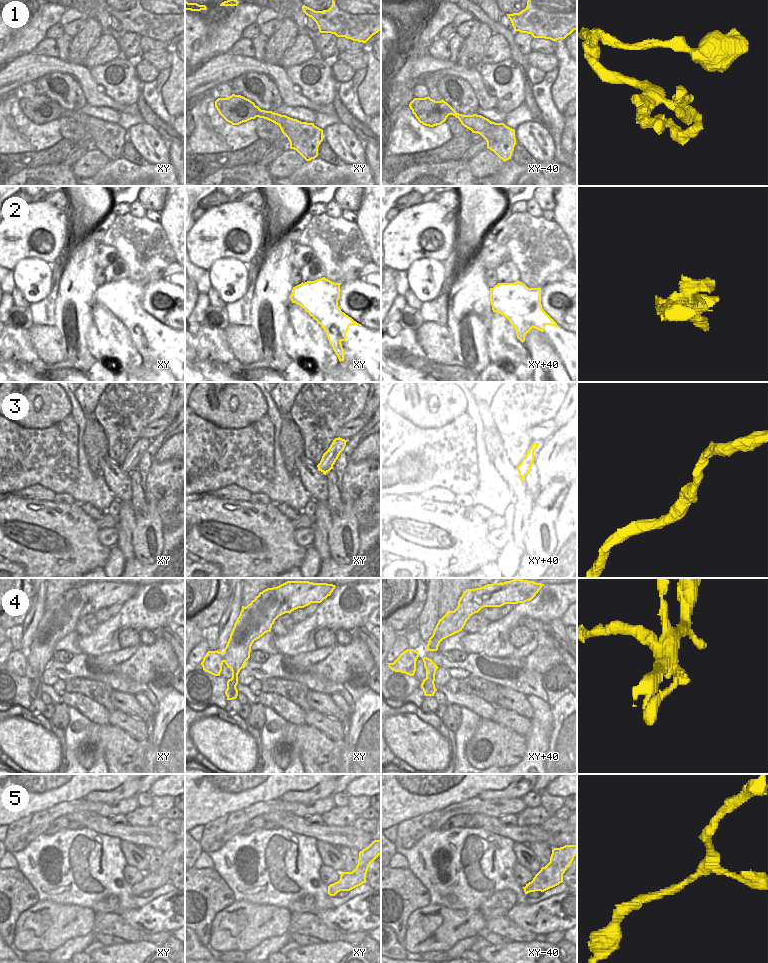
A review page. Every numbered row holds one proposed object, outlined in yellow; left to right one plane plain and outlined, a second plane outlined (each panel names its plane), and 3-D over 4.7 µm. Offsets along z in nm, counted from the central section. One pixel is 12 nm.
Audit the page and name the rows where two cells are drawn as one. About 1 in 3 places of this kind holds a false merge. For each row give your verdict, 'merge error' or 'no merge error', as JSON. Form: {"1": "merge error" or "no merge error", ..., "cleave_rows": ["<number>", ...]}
{"1": "merge error", "2": "no merge error", "3": "no merge error", "4": "no merge error", "5": "no merge error", "cleave_rows": ["1"]}

